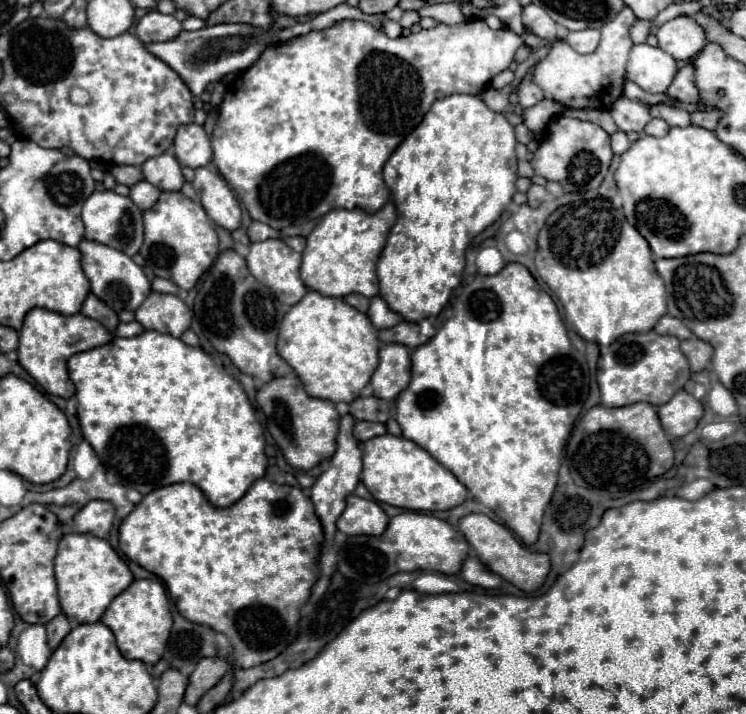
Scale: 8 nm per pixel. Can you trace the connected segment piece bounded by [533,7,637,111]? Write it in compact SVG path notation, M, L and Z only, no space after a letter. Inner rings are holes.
M629 7L619 11L619 15L601 27L601 43L589 53L581 55L571 49L563 39L553 39L549 55L533 67L533 83L539 85L547 99L553 99L569 109L611 109L611 105L623 95L625 83L625 67L629 59L629 51L633 41L629 37L629 29L635 23L635 15ZM599 99L599 101L591 101Z

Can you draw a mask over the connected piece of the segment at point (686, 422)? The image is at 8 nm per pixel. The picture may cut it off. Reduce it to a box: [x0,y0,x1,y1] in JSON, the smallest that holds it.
[657,391,703,437]

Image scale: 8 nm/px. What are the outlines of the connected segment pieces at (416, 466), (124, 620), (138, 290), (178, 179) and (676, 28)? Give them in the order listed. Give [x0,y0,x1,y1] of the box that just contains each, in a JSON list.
[[361,435,467,511],[101,579,173,665],[79,239,151,313],[143,153,185,191],[657,17,707,61]]

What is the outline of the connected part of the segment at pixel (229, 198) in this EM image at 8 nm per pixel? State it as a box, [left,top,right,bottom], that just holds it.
[195,167,241,231]

